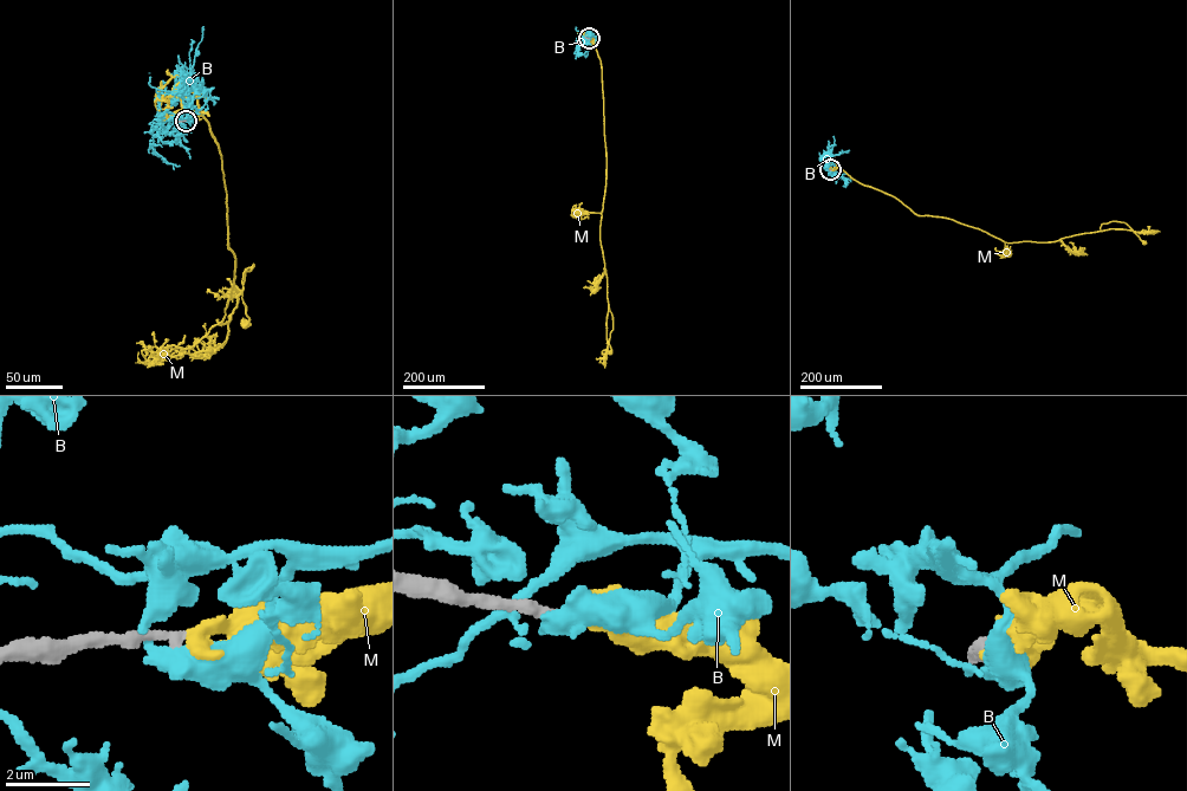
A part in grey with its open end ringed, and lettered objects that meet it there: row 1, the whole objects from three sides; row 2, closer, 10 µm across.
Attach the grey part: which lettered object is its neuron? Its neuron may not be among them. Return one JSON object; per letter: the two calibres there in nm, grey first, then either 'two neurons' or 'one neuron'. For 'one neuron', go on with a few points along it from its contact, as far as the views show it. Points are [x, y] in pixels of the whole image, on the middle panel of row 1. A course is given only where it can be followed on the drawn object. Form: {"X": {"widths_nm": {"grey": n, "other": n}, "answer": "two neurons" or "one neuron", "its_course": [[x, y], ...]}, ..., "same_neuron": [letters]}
{"B": {"widths_nm": {"grey": 280, "other": 700}, "answer": "two neurons"}, "M": {"widths_nm": {"grey": 240, "other": 480}, "answer": "one neuron", "its_course": [[589, 38], [602, 70], [607, 169], [600, 239], [613, 321], [610, 352]]}, "same_neuron": ["M"]}

